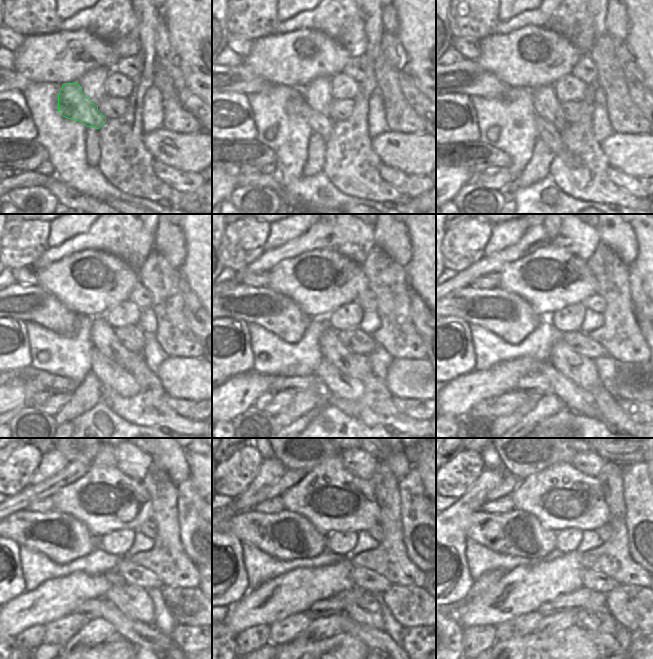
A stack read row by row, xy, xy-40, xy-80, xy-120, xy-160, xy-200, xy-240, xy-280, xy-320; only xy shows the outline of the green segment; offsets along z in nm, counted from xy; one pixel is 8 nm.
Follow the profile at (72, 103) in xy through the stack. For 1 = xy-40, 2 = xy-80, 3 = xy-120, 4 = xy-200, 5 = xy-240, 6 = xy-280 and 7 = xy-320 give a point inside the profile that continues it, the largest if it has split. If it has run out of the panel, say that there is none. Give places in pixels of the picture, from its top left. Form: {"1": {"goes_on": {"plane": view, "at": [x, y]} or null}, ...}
{"1": {"goes_on": {"plane": "xy-40", "at": [320, 124]}}, "2": {"goes_on": {"plane": "xy-80", "at": [547, 132]}}, "3": {"goes_on": {"plane": "xy-120", "at": [111, 376]}}, "4": {"goes_on": {"plane": "xy-200", "at": [574, 398]}}, "5": {"goes_on": {"plane": "xy-240", "at": [140, 634]}}, "6": {"goes_on": {"plane": "xy-280", "at": [376, 640]}}, "7": {"goes_on": {"plane": "xy-320", "at": [603, 641]}}}

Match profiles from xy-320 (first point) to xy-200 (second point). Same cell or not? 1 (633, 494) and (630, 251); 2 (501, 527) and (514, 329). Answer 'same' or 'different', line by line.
1: different
2: same

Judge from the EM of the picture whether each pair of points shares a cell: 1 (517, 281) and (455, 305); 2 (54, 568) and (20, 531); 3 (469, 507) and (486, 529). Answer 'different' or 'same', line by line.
1: different
2: different
3: different

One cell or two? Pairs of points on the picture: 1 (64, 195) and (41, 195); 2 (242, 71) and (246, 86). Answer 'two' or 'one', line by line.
1: two
2: one

